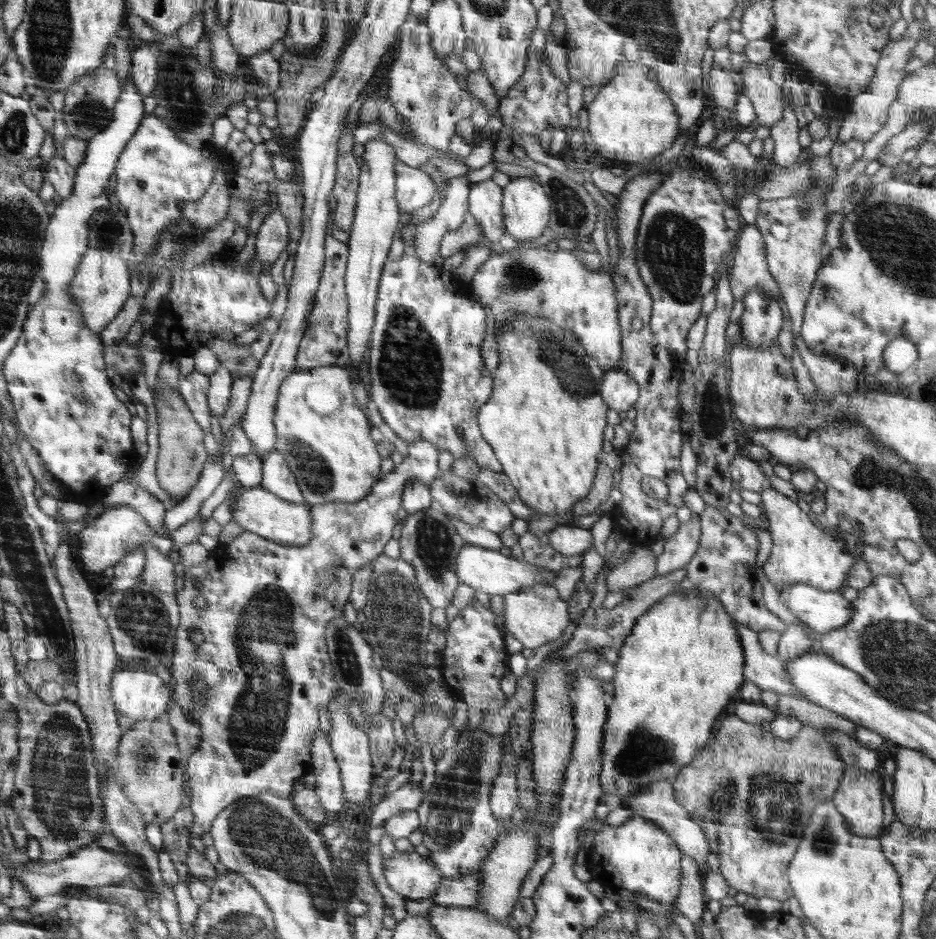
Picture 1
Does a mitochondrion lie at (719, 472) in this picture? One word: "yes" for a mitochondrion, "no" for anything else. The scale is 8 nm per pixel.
no

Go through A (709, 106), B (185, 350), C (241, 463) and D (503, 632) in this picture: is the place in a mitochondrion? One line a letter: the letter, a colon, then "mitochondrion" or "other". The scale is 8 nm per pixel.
A: other
B: other
C: other
D: other

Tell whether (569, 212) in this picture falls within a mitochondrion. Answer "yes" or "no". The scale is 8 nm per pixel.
yes

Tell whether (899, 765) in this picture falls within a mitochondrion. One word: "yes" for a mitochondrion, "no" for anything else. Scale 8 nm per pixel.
no

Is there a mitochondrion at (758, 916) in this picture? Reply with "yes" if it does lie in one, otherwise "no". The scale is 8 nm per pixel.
no

